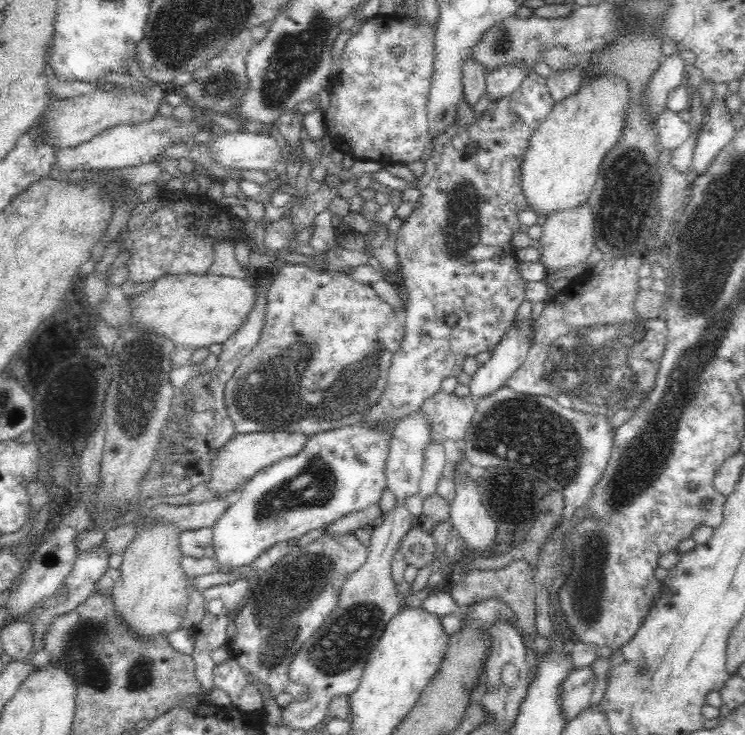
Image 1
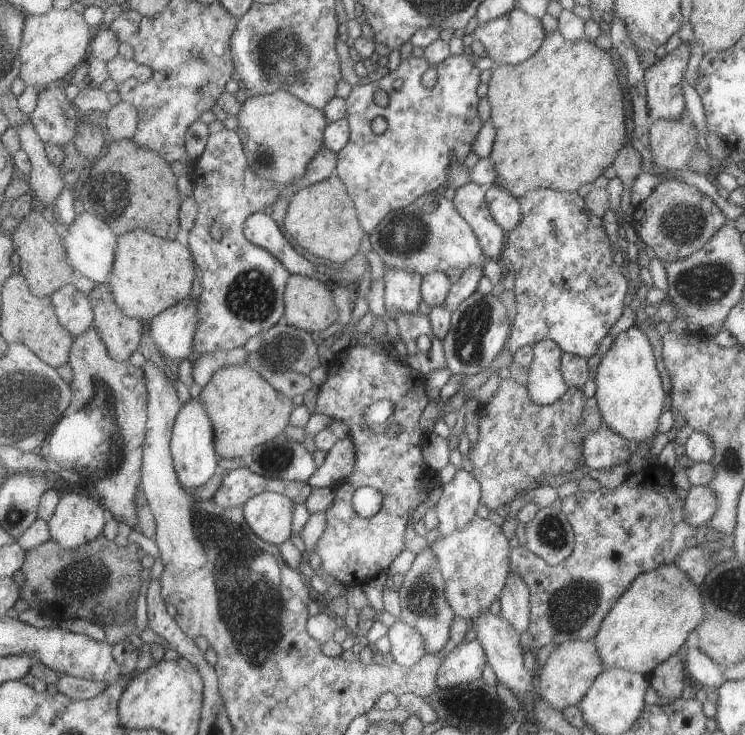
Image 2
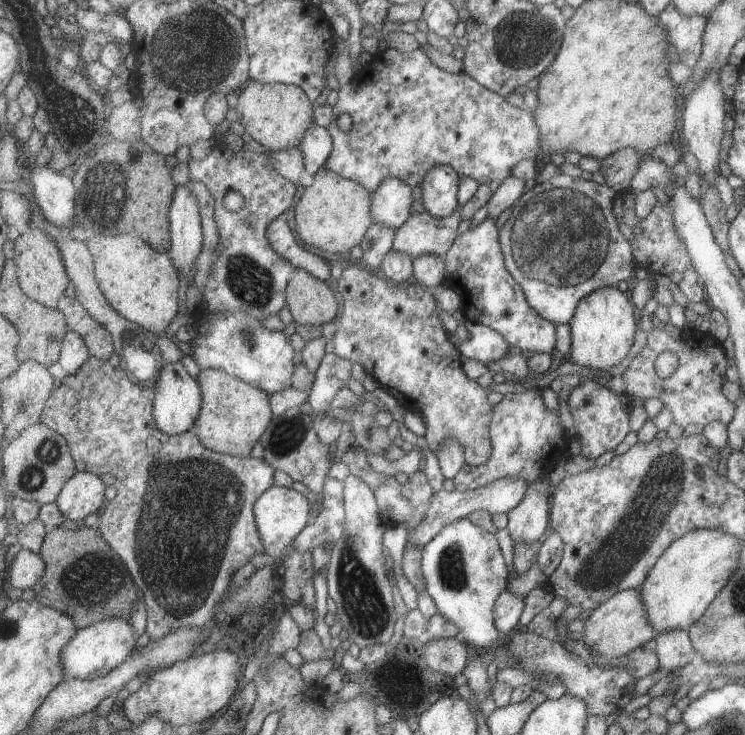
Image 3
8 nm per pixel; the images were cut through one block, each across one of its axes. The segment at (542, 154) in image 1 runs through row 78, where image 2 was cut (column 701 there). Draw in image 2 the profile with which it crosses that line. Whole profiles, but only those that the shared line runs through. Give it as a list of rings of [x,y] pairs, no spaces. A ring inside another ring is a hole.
[[[673,565],[667,566],[666,570],[653,570],[639,574],[629,584],[620,598],[613,604],[613,607],[603,621],[599,631],[594,635],[593,646],[597,652],[597,658],[604,670],[622,669],[633,670],[649,676],[659,662],[666,660],[671,654],[677,652],[682,646],[688,634],[699,626],[703,619],[703,602],[701,602],[700,590],[695,587],[689,578],[676,570]]]

